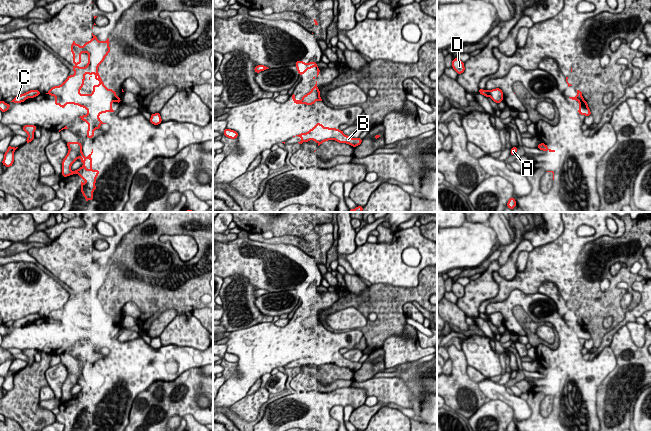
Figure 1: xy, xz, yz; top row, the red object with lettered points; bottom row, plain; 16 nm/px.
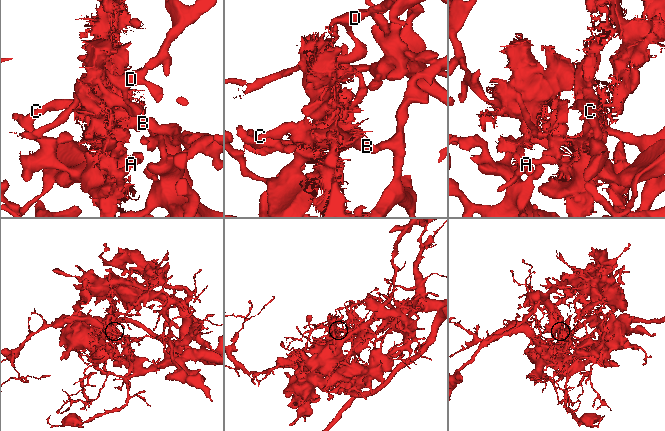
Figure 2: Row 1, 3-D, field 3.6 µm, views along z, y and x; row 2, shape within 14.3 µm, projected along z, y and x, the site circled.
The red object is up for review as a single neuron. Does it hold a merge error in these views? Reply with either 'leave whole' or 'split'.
split

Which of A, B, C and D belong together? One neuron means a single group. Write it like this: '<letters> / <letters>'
A C D / B

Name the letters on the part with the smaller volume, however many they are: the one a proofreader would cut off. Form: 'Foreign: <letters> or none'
Foreign: B

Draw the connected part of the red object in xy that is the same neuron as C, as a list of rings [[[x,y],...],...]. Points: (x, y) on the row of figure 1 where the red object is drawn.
[[[30,90],[24,94],[18,95],[16,97],[14,97],[14,99],[11,101],[13,103],[21,103],[26,101],[27,98],[34,98],[36,96],[40,95],[40,91],[39,90]]]

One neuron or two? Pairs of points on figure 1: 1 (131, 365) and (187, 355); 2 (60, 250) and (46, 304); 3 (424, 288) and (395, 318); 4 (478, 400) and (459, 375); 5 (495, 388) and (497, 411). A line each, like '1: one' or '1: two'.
1: one
2: two
3: one
4: one
5: two

